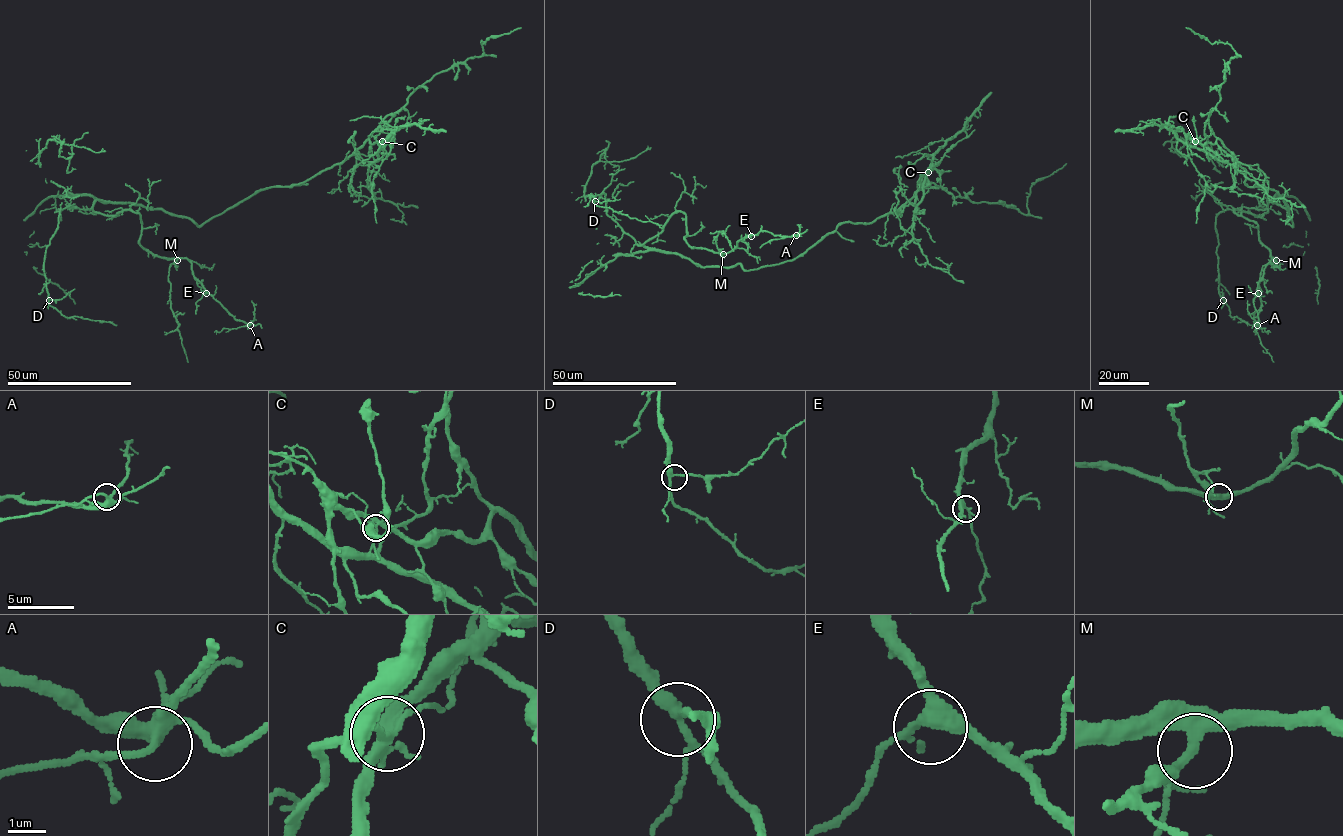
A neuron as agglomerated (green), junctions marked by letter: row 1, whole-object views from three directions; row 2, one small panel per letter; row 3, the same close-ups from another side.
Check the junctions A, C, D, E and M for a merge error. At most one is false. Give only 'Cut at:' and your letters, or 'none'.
Cut at: C

